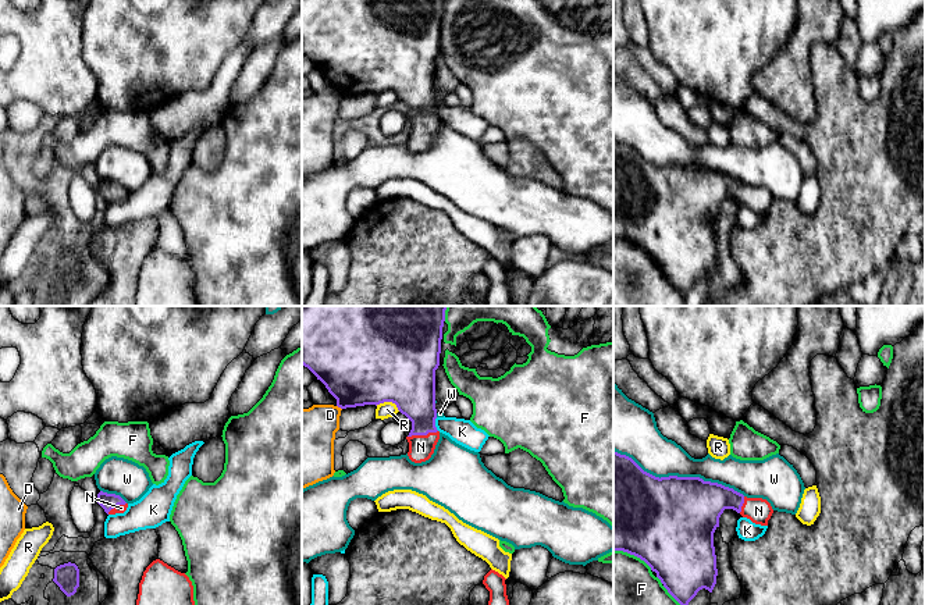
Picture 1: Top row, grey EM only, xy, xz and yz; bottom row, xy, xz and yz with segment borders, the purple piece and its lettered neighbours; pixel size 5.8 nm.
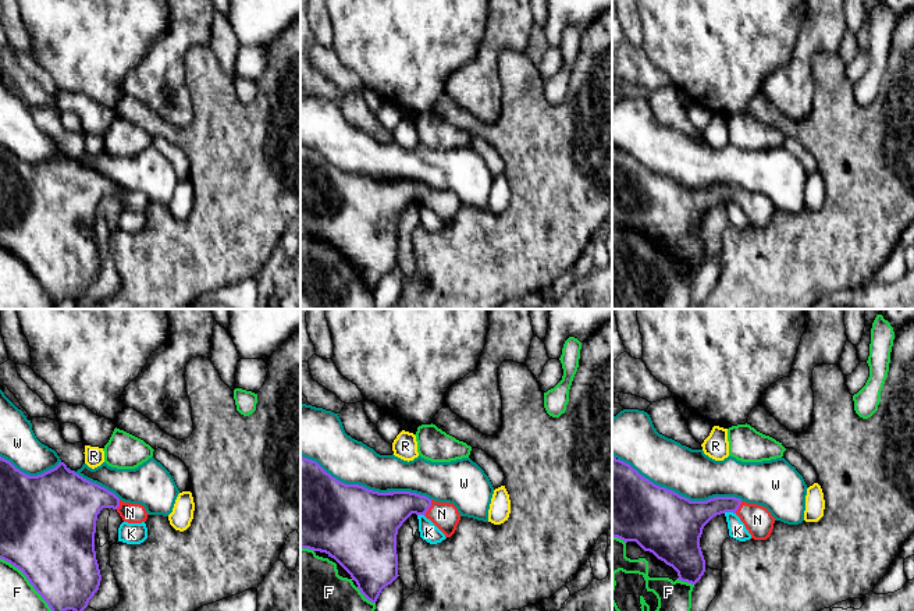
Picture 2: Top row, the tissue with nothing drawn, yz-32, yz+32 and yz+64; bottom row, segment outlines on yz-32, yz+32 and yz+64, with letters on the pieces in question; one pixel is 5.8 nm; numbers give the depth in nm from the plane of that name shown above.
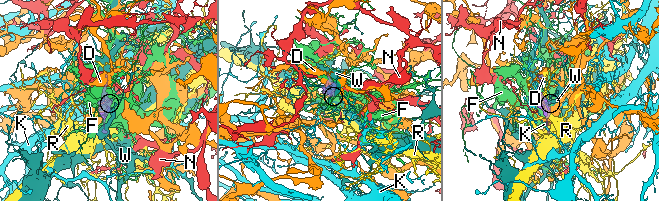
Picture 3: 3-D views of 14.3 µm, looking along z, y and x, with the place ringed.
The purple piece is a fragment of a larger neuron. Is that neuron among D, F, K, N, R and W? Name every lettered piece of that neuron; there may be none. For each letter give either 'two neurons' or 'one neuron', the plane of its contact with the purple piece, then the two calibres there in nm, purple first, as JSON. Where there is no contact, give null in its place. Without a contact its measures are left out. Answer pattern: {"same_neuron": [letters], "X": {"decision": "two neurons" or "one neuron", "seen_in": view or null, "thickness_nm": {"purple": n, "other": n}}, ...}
{"same_neuron": ["N"], "D": {"decision": "two neurons", "seen_in": "xz", "thickness_nm": {"purple": 440, "other": 300}}, "F": {"decision": "two neurons", "seen_in": "yz", "thickness_nm": {"purple": 380, "other": 260}}, "K": {"decision": "two neurons", "seen_in": "xz", "thickness_nm": {"purple": 280, "other": 150}}, "N": {"decision": "one neuron", "seen_in": "xz", "thickness_nm": {"purple": 260, "other": 140}}, "R": {"decision": "two neurons", "seen_in": "xz", "thickness_nm": {"purple": 500, "other": 90}}, "W": {"decision": "two neurons", "seen_in": "yz", "thickness_nm": {"purple": 500, "other": 220}}}

